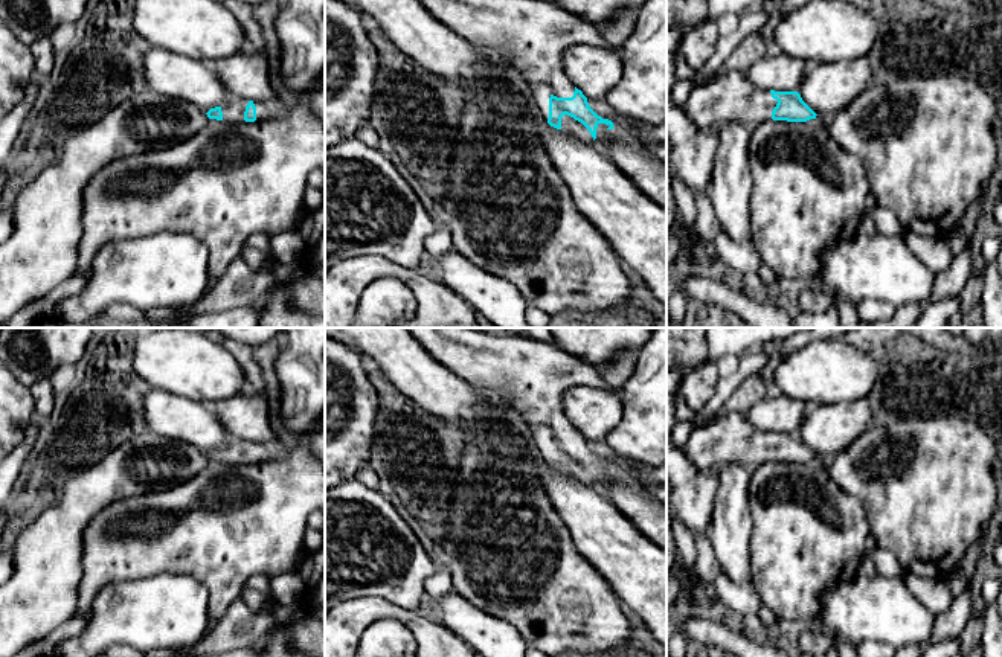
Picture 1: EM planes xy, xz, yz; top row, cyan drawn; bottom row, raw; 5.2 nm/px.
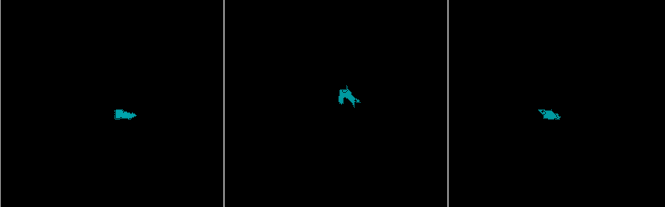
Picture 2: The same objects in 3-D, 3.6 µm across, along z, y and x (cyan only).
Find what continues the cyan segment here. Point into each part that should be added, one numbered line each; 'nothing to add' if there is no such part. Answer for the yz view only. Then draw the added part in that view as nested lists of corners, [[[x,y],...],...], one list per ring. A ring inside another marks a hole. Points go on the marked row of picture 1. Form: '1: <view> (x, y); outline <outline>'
1: yz (726, 96); outline [[[731,70],[695,84],[683,108],[702,130],[715,130],[729,120],[743,120],[755,128],[772,120],[776,104],[770,90],[760,88],[746,75]]]

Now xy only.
1: xy (234, 108); outline [[[229,98],[224,104],[221,104],[223,122],[227,123],[241,123],[244,120],[244,111],[249,101],[242,98]]]
2: xy (263, 112); outline [[[253,102],[253,104],[256,107],[256,120],[270,119],[278,110],[261,102]]]

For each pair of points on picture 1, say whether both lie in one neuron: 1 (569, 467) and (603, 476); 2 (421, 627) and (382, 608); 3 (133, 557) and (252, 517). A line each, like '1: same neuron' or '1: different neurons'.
1: same neuron
2: same neuron
3: same neuron

